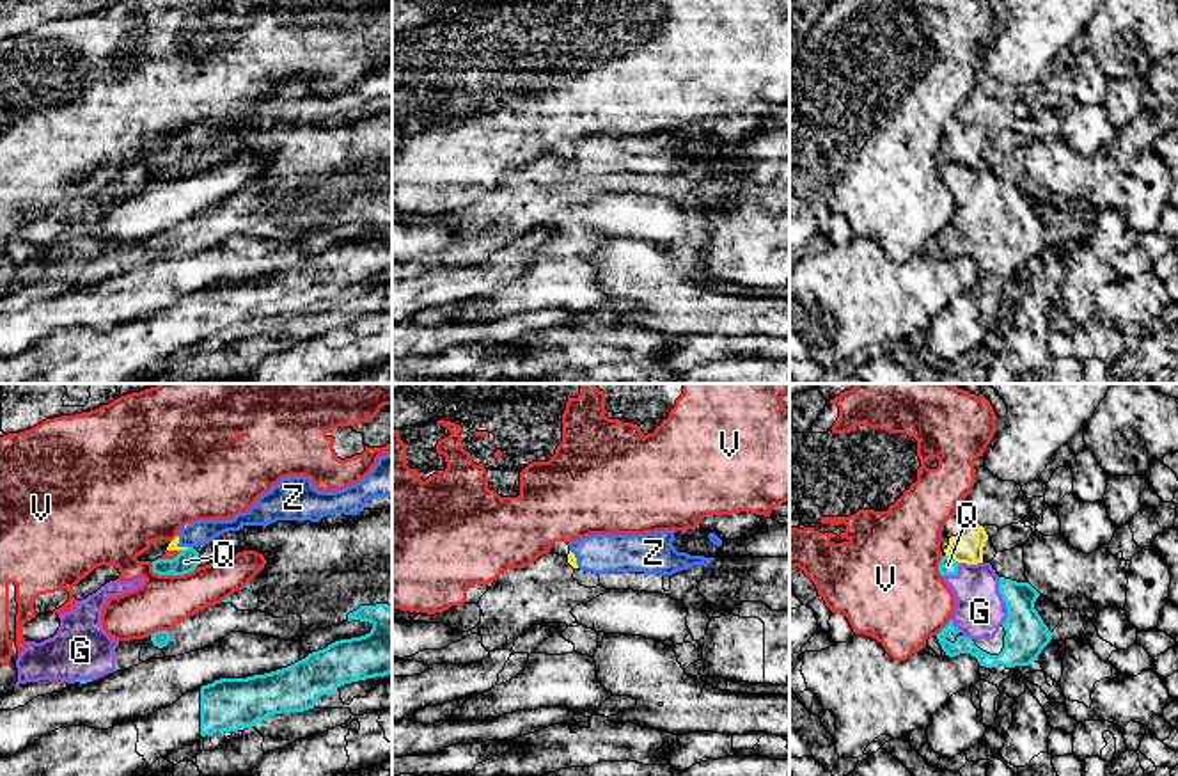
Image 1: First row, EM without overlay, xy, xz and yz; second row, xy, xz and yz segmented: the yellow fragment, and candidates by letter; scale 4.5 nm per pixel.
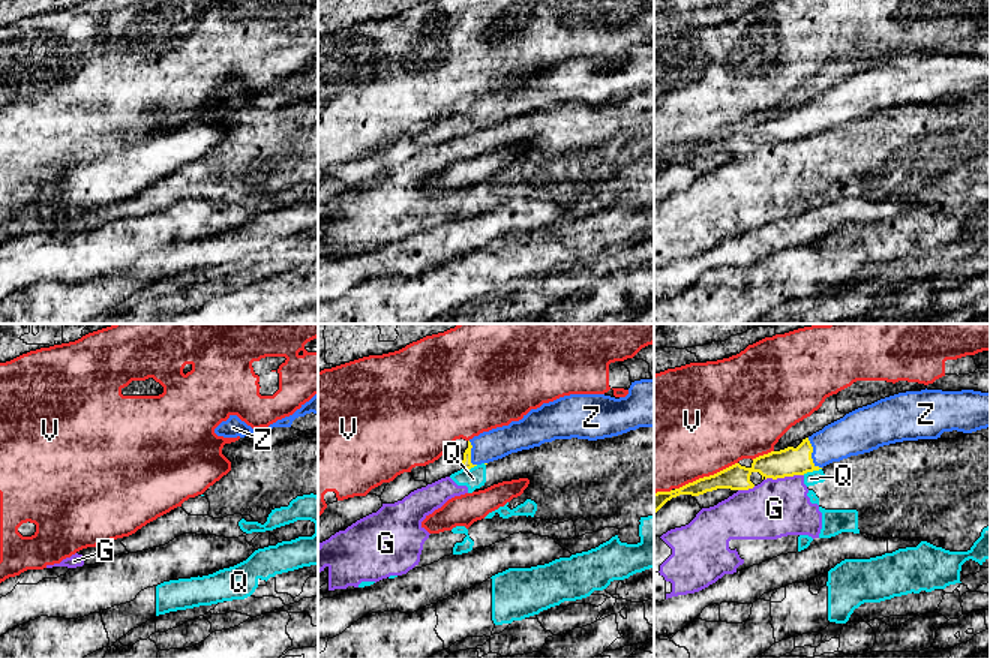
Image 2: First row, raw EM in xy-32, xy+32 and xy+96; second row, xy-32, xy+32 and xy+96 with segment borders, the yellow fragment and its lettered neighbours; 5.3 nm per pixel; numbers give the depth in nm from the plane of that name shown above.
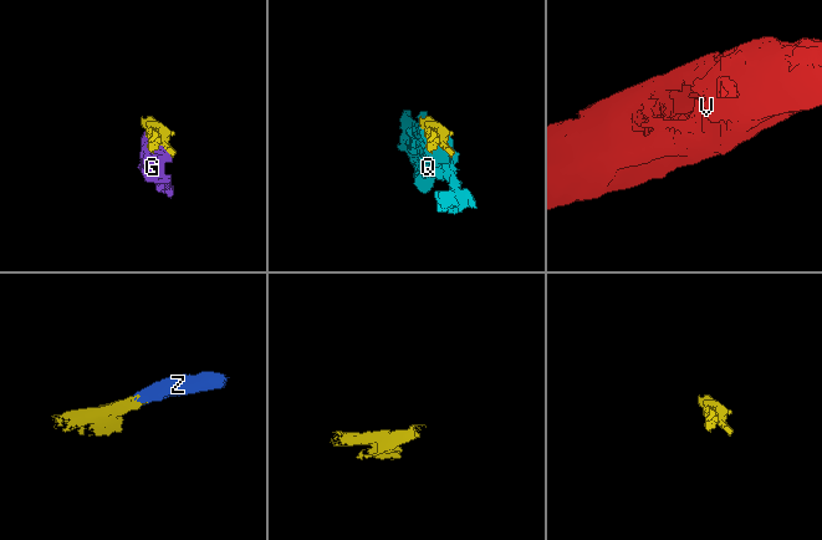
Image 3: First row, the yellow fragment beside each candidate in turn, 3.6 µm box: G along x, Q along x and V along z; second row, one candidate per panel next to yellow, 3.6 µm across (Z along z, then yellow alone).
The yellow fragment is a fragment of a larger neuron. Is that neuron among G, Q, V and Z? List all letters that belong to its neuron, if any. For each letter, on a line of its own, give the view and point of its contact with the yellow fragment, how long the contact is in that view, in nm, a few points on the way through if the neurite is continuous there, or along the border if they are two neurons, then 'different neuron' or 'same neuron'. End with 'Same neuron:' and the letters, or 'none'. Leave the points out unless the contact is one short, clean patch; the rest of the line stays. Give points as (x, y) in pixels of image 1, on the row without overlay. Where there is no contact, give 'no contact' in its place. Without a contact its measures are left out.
G: contact yz (971, 166); length 100 nm; different neuron
Q: contact yz (953, 160); length 80 nm; different neuron
V: contact xy (174, 151); length 70 nm; different neuron
Z: contact xy (178, 144); length 80 nm; way xy (172, 148), (178, 144), (196, 135); same neuron
Same neuron: Z

